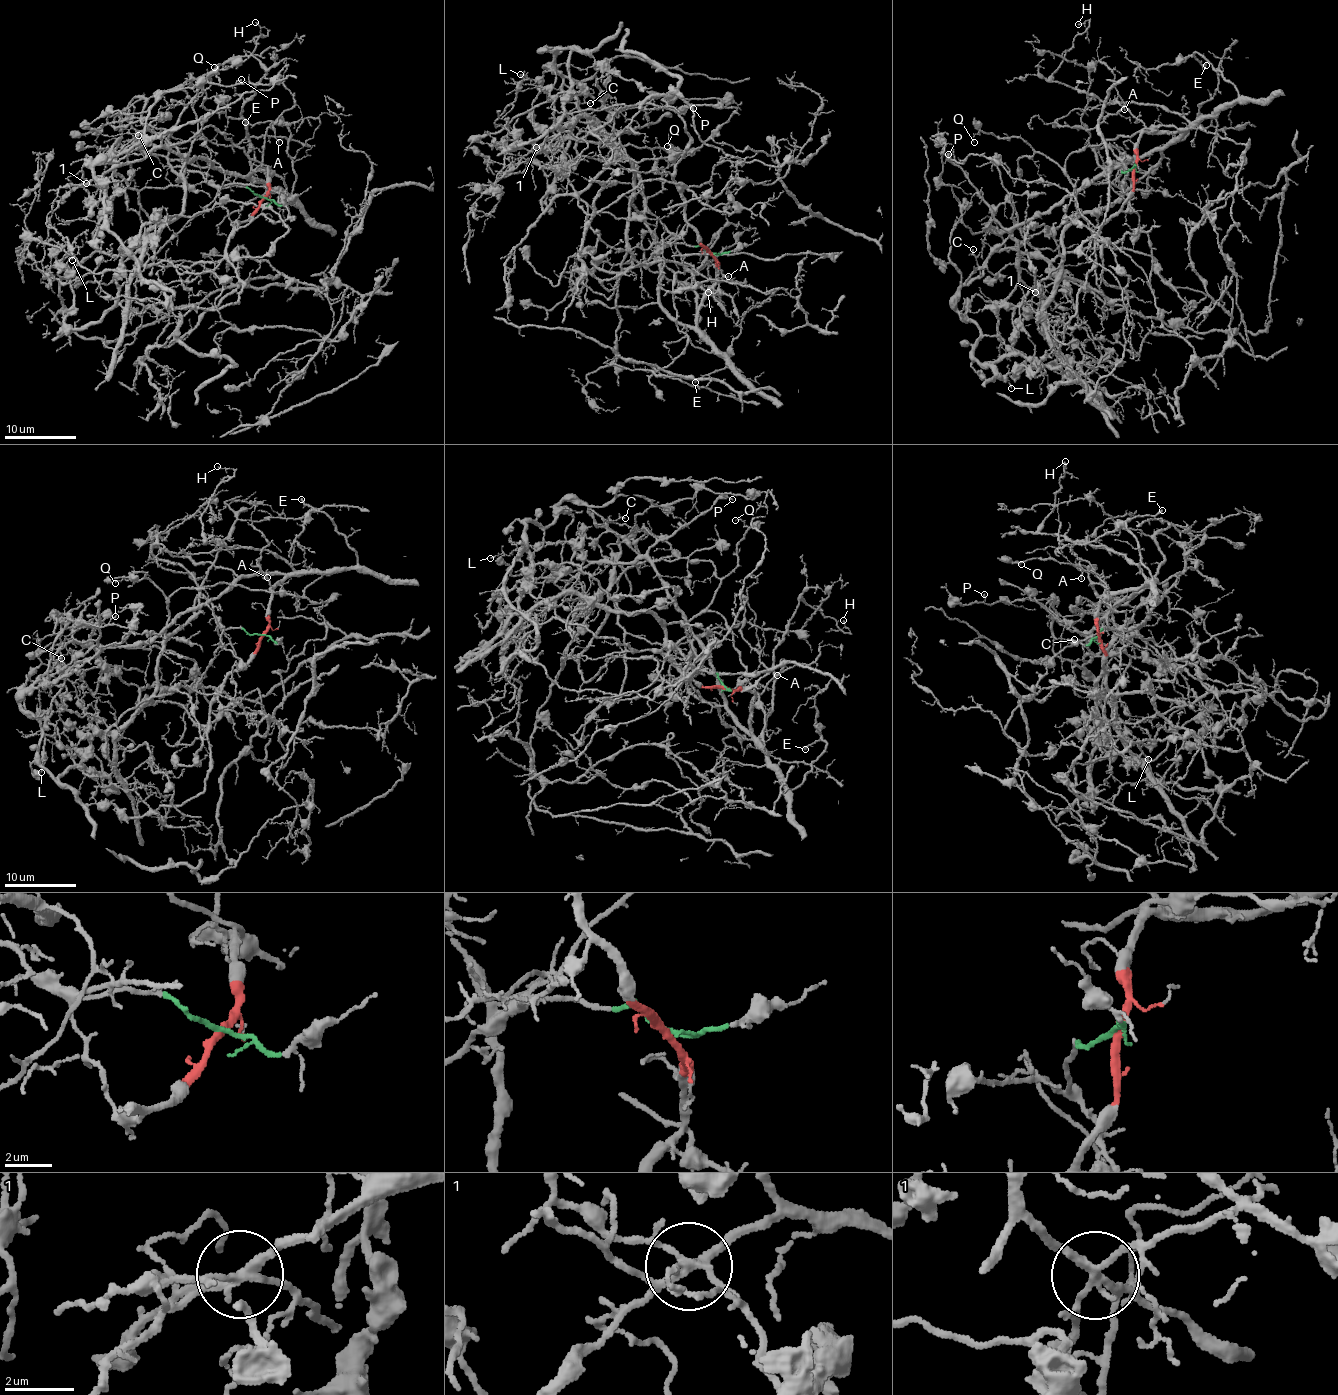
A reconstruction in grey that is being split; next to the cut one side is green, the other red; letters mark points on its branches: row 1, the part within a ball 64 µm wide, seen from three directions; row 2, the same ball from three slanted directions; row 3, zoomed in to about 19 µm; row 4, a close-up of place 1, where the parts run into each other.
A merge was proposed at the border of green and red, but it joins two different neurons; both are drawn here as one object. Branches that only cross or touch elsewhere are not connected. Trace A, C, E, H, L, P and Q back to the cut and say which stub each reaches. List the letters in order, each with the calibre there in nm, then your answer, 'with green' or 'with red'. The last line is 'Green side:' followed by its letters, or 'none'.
A: 150 nm thick; with red
C: 140 nm thick; with green
E: 190 nm thick; with red
H: 120 nm thick; with red
L: 130 nm thick; with green
P: 140 nm thick; with green
Q: 90 nm thick; with green
Green side: C, L, P, Q

